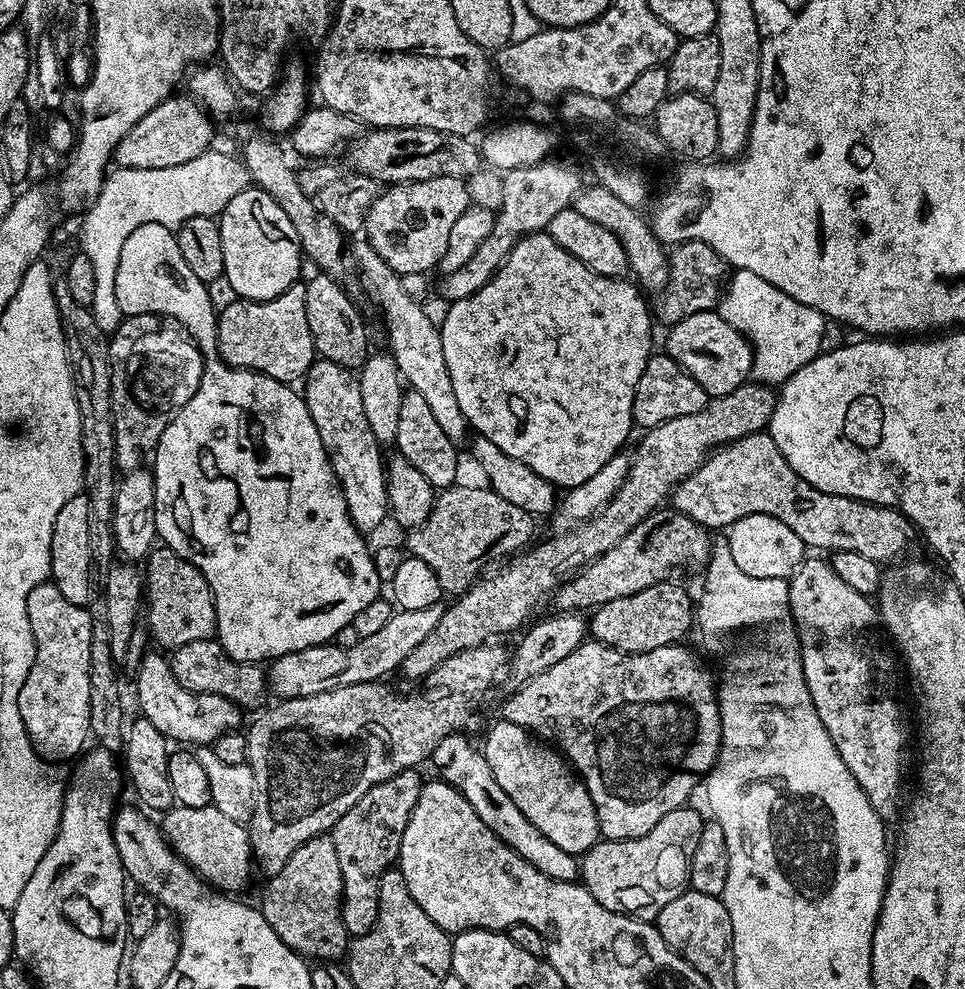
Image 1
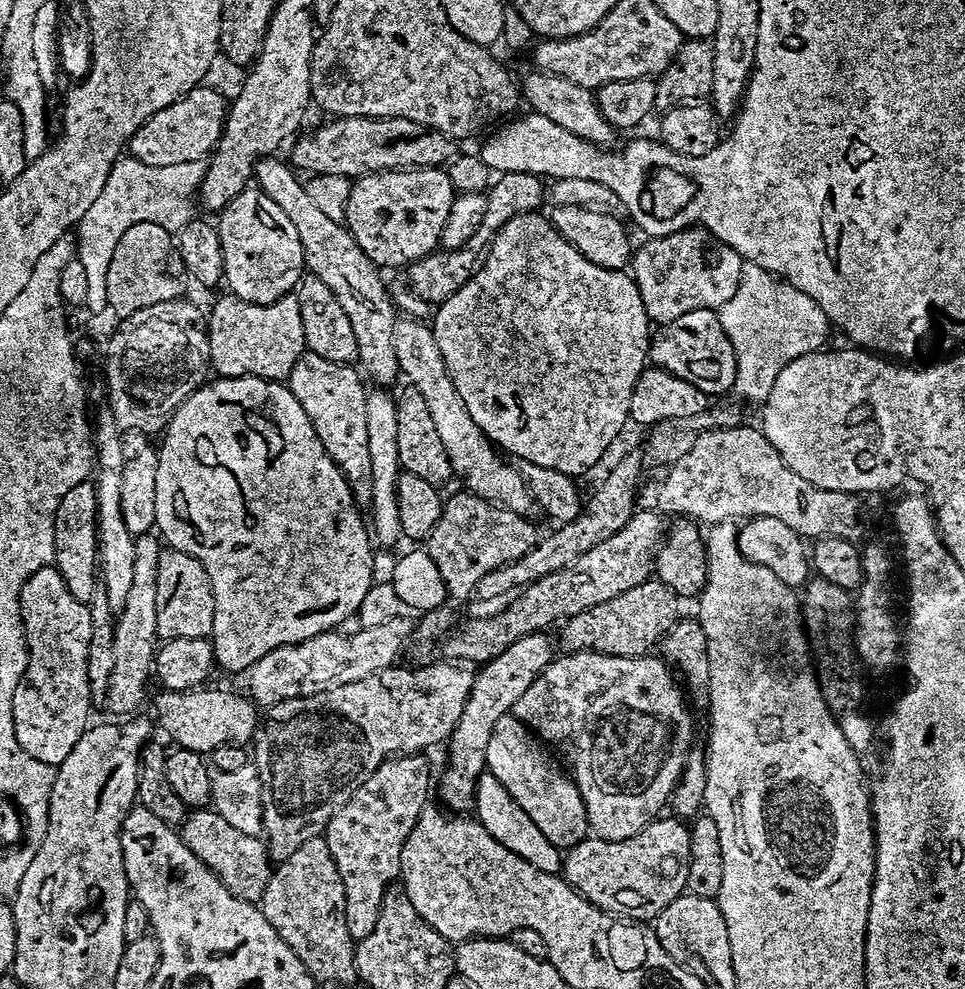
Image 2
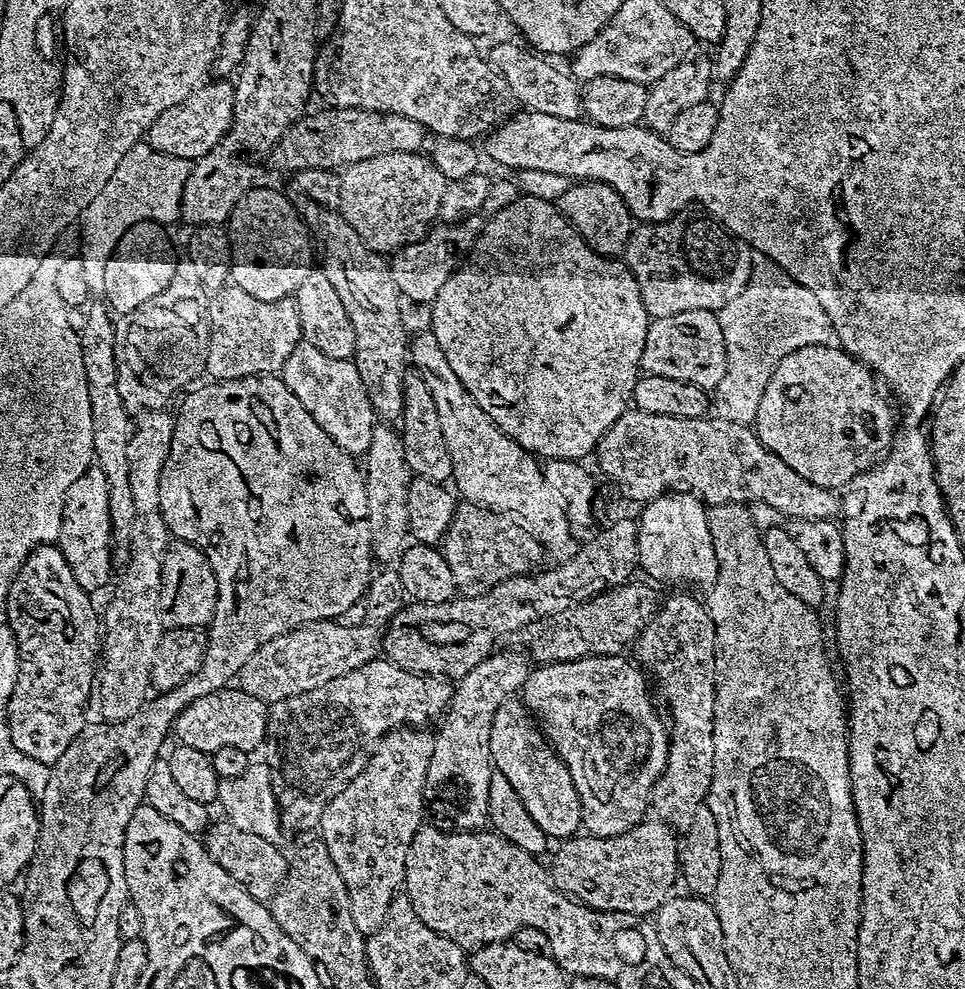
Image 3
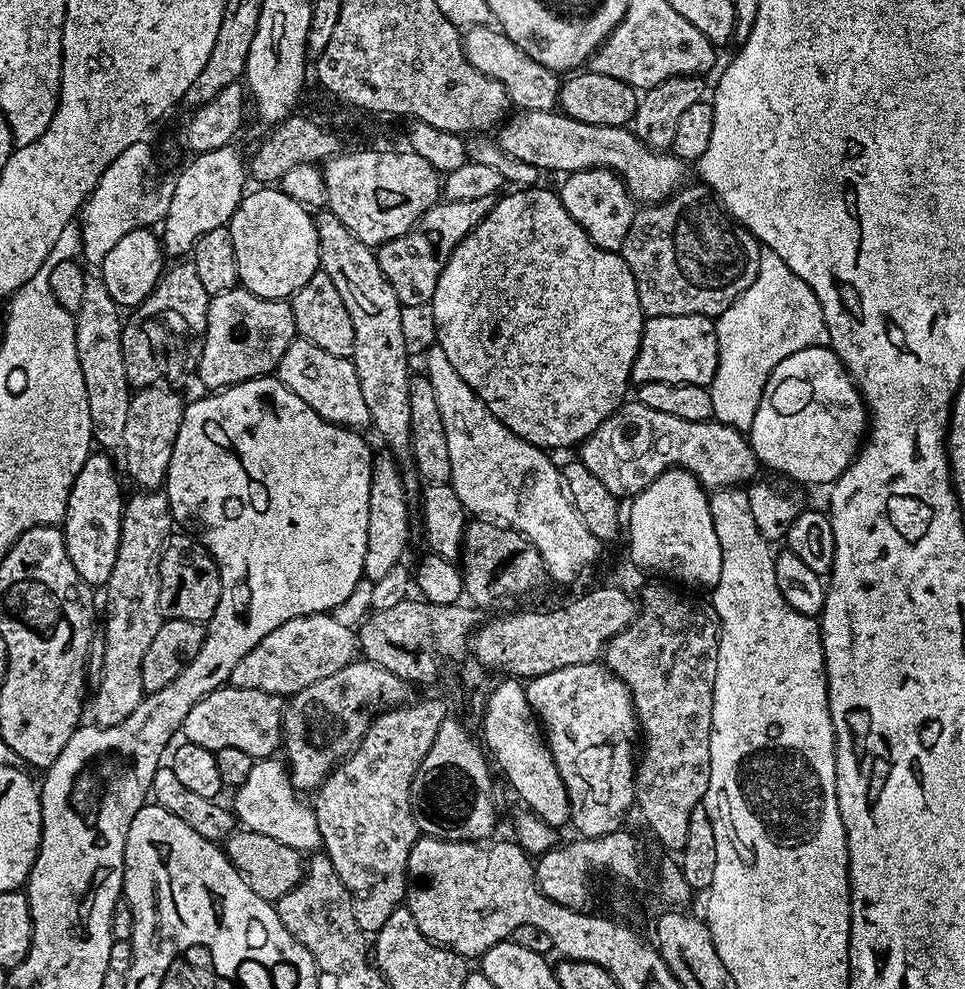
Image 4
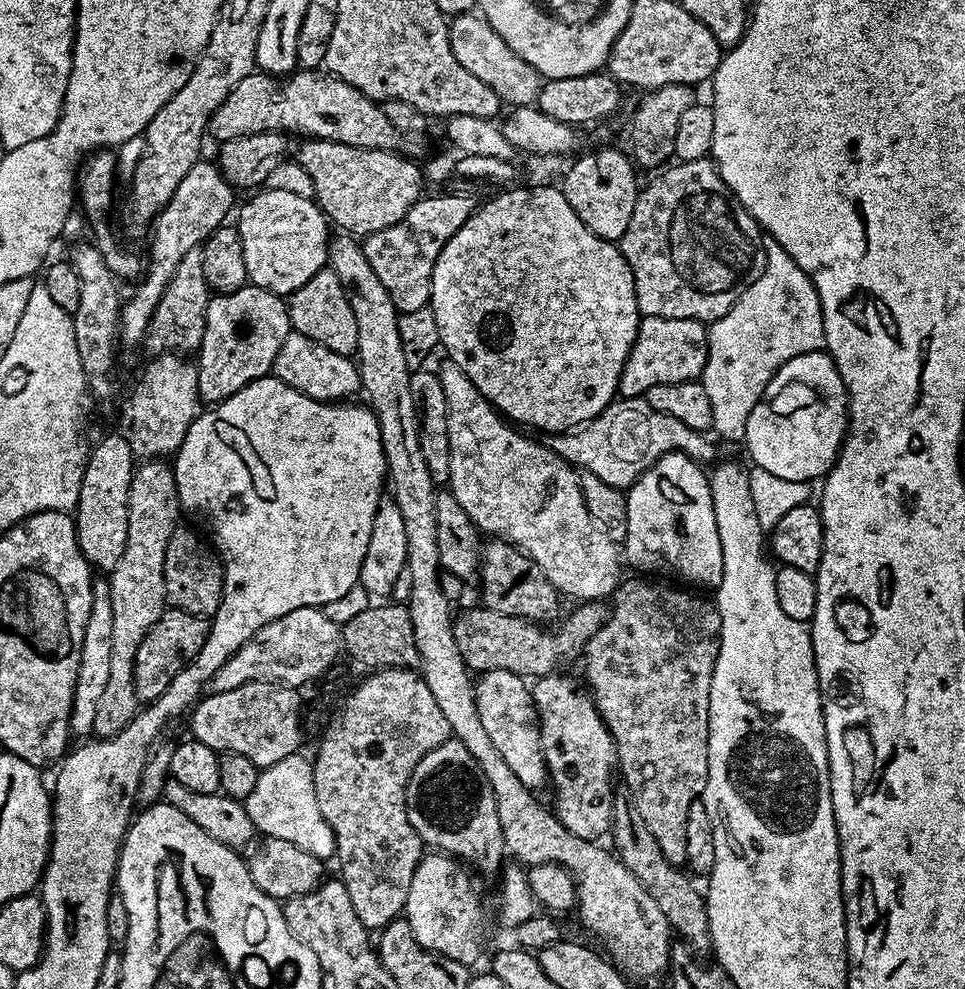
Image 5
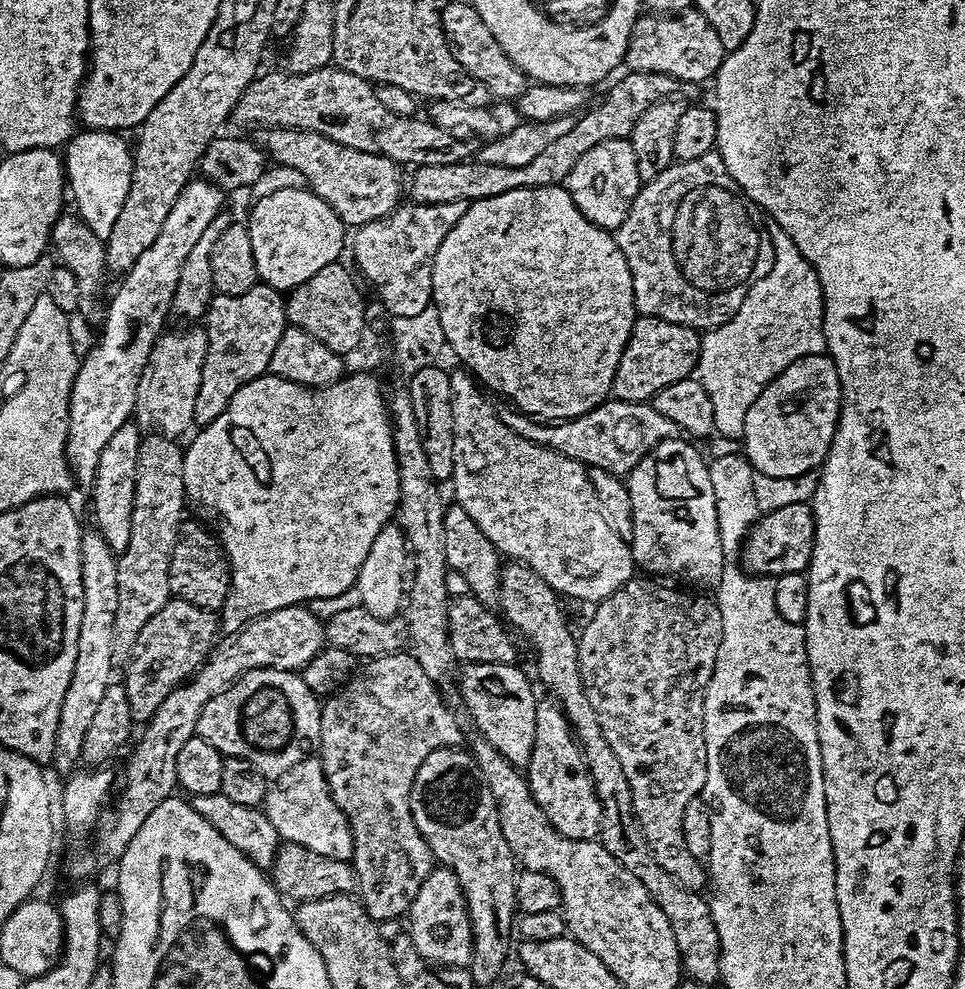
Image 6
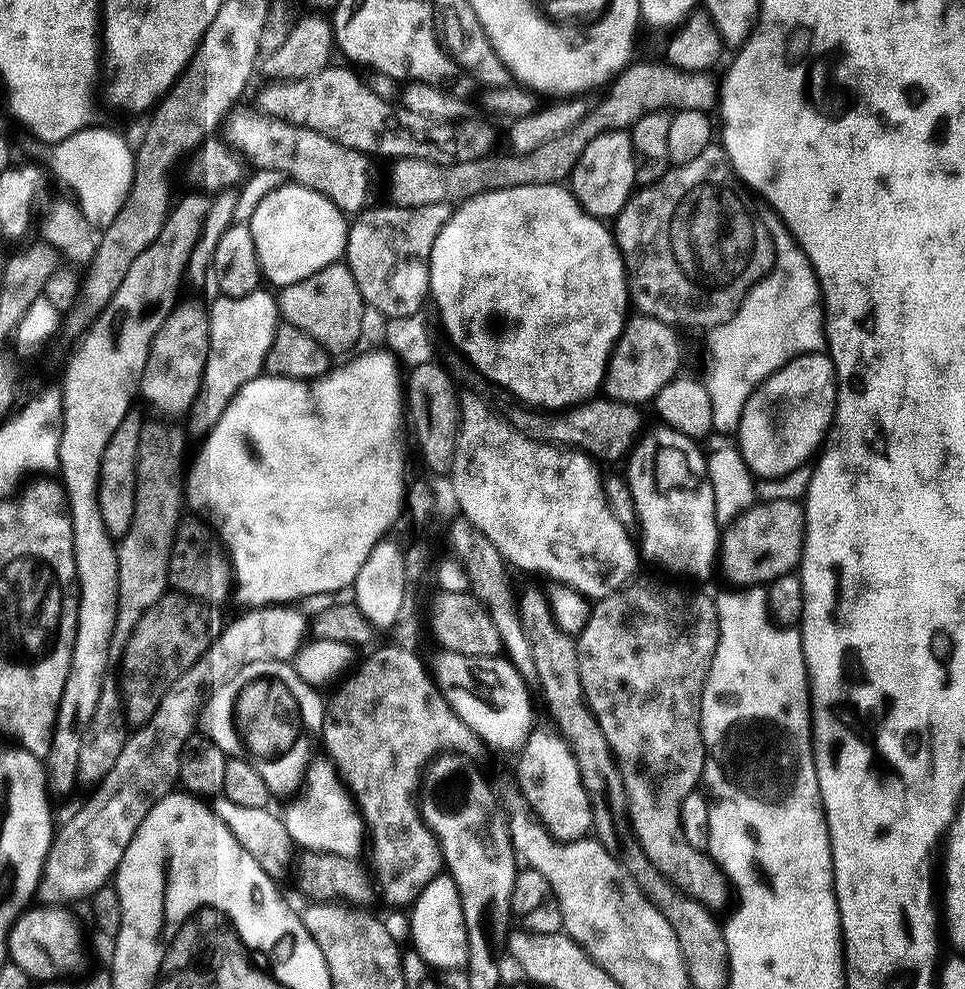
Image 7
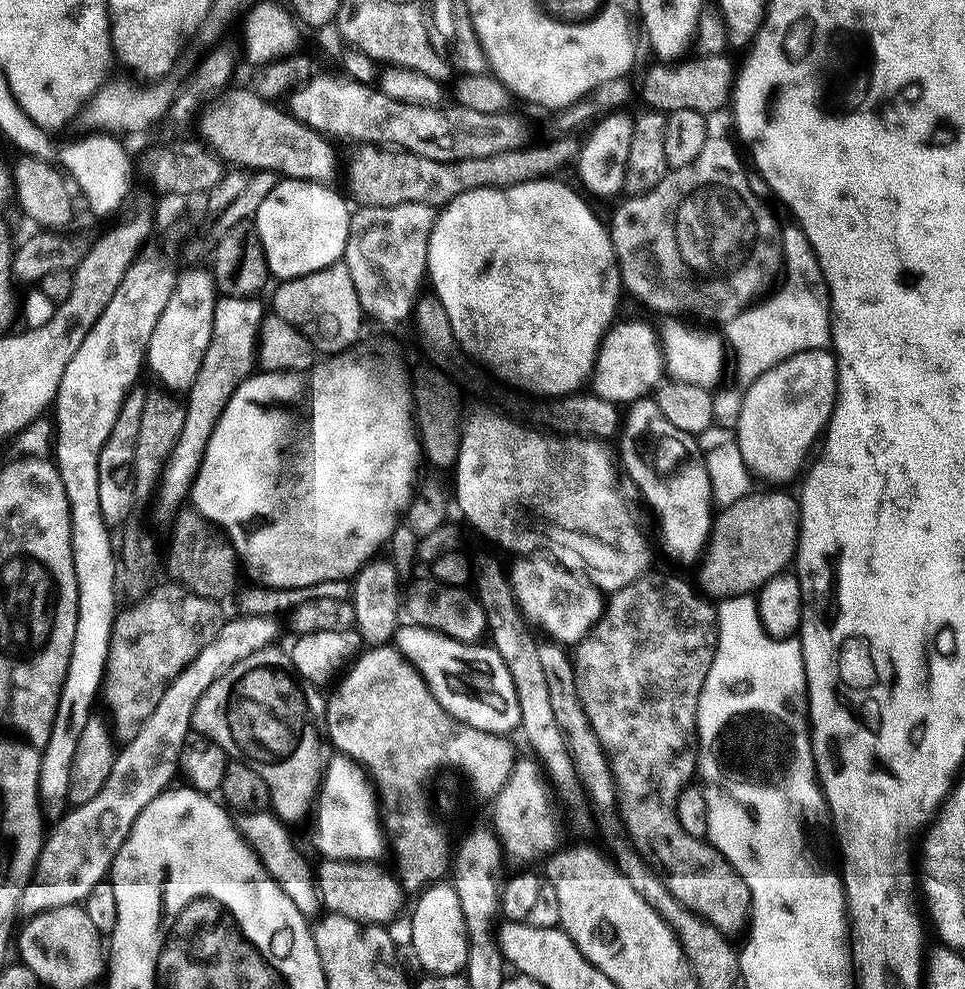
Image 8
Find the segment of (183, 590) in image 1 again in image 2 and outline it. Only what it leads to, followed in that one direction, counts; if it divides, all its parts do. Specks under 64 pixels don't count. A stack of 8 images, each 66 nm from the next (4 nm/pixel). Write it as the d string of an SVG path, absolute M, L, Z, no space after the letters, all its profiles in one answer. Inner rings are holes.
M165 547L158 562L158 637L161 641L174 638L208 638L212 635L216 599L214 586L206 566L197 558L177 548Z

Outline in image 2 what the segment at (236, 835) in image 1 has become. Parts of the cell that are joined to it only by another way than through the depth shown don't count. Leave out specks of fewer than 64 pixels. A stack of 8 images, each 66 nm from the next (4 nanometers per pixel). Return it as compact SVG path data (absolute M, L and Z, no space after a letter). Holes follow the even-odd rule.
M215 810L193 811L183 821L182 835L192 852L224 883L230 894L243 900L260 901L274 867L268 854L268 845L260 836L242 834L242 830L230 826L230 822L226 822L226 818L222 818L222 814Z

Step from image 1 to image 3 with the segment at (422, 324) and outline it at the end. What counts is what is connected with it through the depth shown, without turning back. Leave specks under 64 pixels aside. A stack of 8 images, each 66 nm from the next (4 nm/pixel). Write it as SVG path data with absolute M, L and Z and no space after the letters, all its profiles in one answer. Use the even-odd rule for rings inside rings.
M424 330L421 336L413 335L410 340L410 364L421 378L430 386L430 395L438 409L438 418L442 421L442 434L446 438L446 446L452 459L451 483L456 484L455 491L469 504L477 504L483 508L495 508L497 512L506 512L520 521L529 532L540 539L545 549L564 548L572 540L573 525L568 523L568 515L564 513L564 503L556 496L555 490L544 481L544 469L541 461L526 451L518 442L514 442L493 420L470 398L470 394L458 382L458 374L446 362L446 354L442 354L442 346L438 346L438 338L430 330Z

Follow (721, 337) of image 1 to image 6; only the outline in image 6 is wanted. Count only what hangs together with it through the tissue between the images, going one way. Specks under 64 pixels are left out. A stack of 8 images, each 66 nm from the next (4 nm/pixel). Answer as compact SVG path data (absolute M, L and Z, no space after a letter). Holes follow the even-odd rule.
M637 315L616 367L611 395L618 400L648 402L658 390L670 386L670 382L689 379L697 371L701 337L697 329L666 322L662 318Z

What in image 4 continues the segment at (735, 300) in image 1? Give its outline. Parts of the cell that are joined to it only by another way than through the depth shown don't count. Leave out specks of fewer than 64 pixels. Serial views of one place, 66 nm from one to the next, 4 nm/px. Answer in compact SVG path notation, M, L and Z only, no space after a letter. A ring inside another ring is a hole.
M765 247L760 249L760 265L754 282L718 317L716 333L718 370L708 388L710 402L714 402L712 415L719 424L736 428L742 433L751 429L766 382L778 362L782 362L782 358L790 358L790 354L798 354L798 350L823 348L828 344L826 318L814 290L810 290L810 286L806 286L806 282L802 282L802 278L798 278L798 274L794 274L794 270L790 270L790 266L786 266L786 262L774 254L774 250Z

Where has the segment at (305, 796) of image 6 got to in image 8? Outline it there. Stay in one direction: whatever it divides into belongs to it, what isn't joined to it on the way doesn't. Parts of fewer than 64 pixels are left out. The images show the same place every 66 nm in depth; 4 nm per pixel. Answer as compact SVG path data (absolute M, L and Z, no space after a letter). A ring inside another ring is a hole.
M343 754L329 759L314 805L315 816L316 848L321 857L349 862L376 862L381 859L384 842L386 846L386 832L382 827L378 792L364 765Z

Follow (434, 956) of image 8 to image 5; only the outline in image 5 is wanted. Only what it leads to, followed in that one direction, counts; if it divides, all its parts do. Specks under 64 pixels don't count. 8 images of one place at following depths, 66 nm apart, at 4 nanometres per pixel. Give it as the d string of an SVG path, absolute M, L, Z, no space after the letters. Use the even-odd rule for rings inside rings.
M447 854L428 855L414 870L403 915L414 938L426 950L454 962L475 965L484 944L484 908L480 905L476 884L468 877L469 869L461 861Z

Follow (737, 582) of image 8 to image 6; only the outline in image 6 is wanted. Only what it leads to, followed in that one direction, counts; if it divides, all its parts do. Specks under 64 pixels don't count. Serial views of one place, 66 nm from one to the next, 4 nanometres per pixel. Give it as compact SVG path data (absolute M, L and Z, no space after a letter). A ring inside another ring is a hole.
M811 503L784 504L773 512L765 511L752 524L747 536L742 541L744 549L740 552L739 563L743 571L753 576L775 578L787 572L804 572L810 562L812 543L815 542L815 517Z

